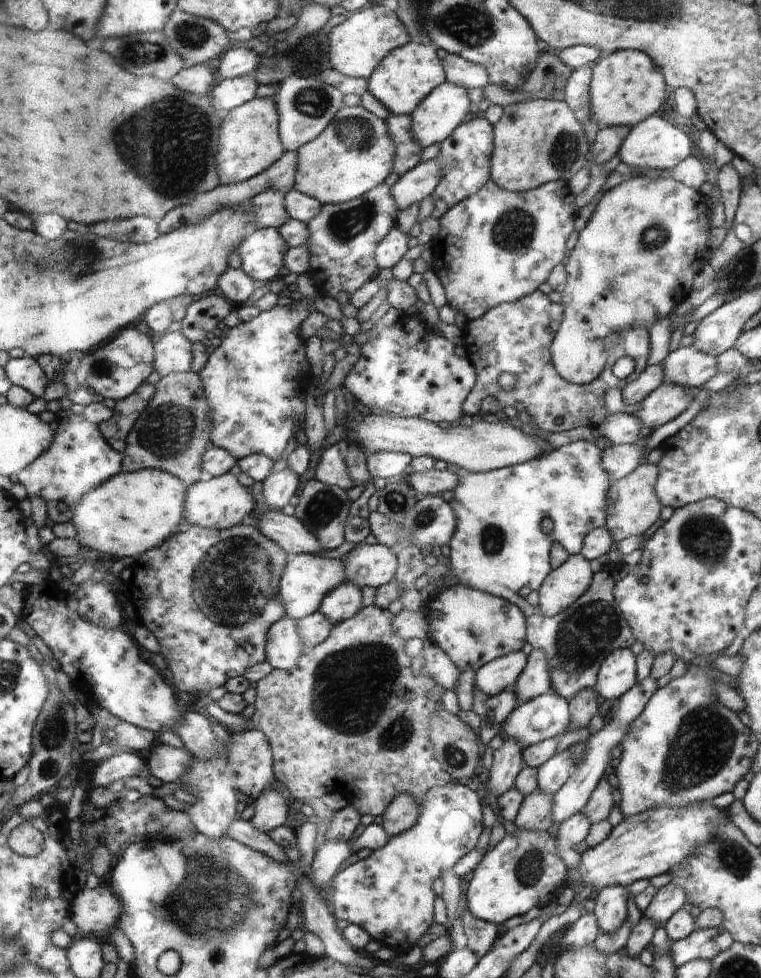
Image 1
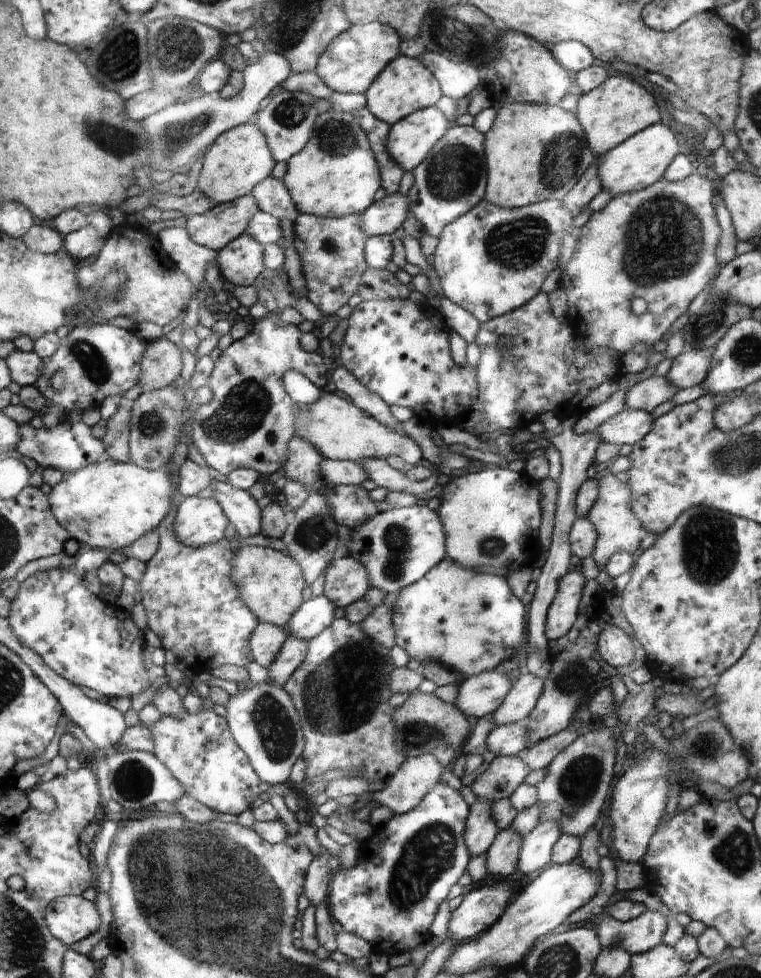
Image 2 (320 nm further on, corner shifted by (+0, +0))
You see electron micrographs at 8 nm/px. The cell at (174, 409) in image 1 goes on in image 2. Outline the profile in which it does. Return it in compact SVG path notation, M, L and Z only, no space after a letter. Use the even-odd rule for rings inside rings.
M168 386L164 390L144 391L130 411L129 458L133 464L149 470L163 468L170 460L184 424L184 400L182 394Z

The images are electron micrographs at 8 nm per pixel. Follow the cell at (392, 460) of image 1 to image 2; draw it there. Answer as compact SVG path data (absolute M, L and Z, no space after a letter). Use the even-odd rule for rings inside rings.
M323 459L320 465L320 482L330 486L362 484L366 478L364 466L353 461Z

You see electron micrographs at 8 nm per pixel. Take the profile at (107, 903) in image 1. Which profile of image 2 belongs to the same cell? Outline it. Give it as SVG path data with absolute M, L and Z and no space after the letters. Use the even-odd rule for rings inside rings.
M66 895L56 898L45 910L45 921L50 922L49 929L52 931L54 938L61 939L66 946L84 940L86 936L96 932L100 922L102 922L96 906L88 900L84 900L82 895Z

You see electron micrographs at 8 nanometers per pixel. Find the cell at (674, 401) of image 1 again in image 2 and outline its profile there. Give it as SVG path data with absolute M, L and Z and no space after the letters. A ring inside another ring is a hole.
M624 410L608 418L599 428L604 442L612 442L620 447L624 444L633 446L648 436L653 420L651 413Z

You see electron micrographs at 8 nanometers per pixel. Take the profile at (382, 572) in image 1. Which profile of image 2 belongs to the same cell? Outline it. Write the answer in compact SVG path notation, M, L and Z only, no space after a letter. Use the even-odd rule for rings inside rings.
M350 554L344 558L333 558L324 571L324 596L336 608L346 608L361 601L368 590L369 571Z

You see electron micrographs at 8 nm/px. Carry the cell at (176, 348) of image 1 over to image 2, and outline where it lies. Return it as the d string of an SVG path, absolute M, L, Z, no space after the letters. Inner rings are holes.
M165 337L152 341L146 348L144 368L146 370L142 370L142 382L138 382L144 390L166 388L182 372L182 352Z

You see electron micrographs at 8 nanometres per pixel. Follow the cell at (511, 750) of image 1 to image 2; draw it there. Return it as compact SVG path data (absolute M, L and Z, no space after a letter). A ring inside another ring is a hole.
M478 798L470 807L465 830L465 842L466 847L469 848L470 858L487 854L498 832L498 826L492 818L492 802Z

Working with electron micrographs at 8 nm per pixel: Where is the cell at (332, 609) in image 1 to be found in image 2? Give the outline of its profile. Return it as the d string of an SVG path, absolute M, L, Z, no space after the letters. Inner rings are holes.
M324 594L306 600L300 606L293 619L286 625L285 631L296 638L310 641L335 620L334 607Z

